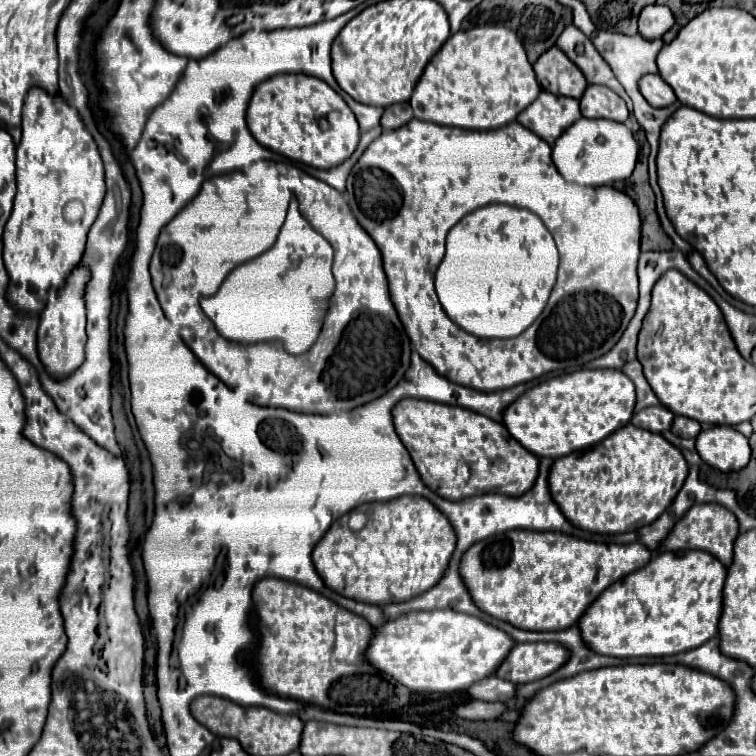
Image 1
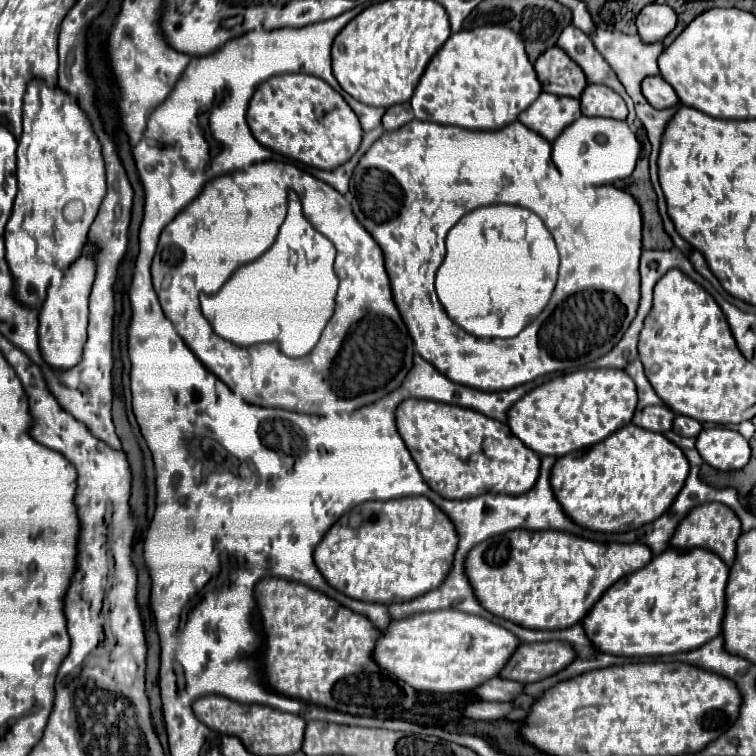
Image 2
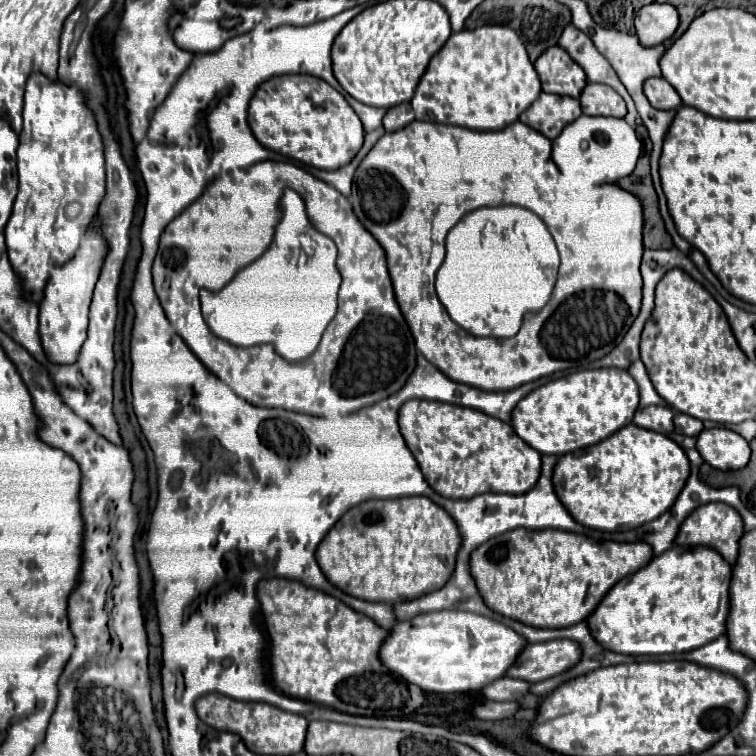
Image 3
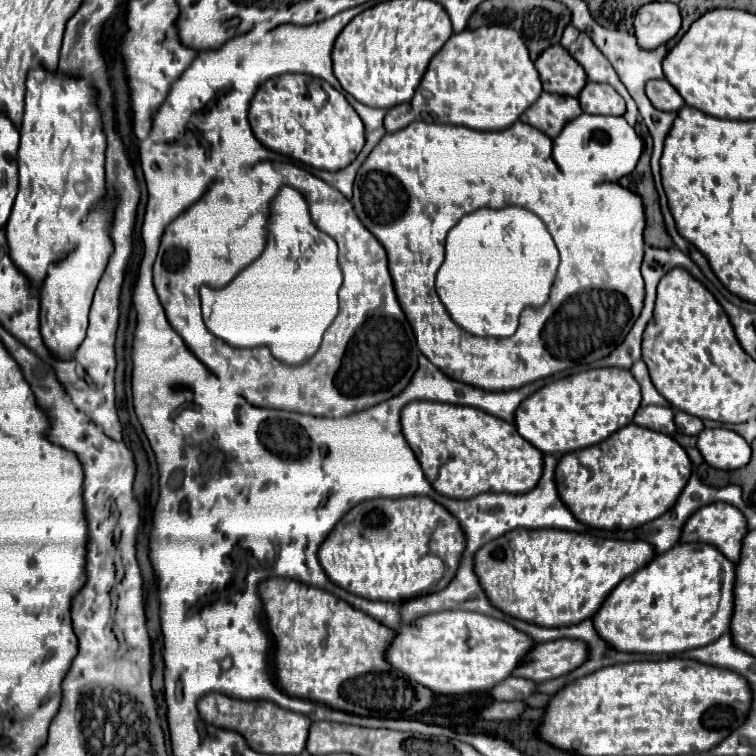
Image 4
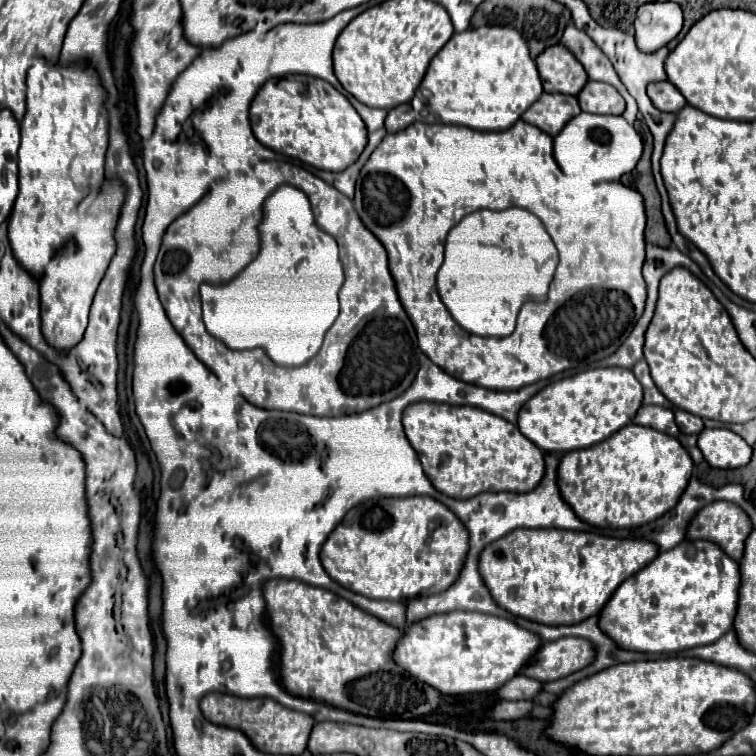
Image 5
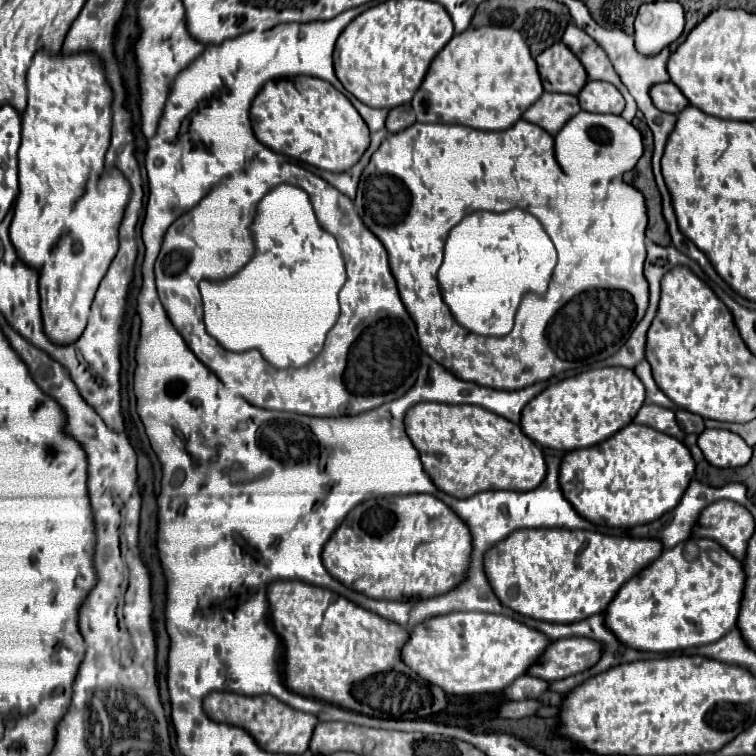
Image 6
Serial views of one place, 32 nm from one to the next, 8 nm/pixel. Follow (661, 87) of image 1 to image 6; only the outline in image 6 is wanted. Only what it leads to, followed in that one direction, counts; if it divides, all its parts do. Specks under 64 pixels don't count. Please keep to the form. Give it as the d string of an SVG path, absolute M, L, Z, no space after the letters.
M662 82L662 84L654 84L650 88L650 96L652 102L658 110L662 112L670 112L670 114L678 114L688 106L688 100L684 98L684 94L672 84L672 82Z

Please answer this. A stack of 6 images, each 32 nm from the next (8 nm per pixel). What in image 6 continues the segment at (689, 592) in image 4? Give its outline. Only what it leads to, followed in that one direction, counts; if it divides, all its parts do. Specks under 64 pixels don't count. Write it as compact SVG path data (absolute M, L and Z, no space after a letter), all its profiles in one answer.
M692 538L676 548L664 550L650 566L632 576L616 592L614 600L604 610L606 628L626 646L644 652L674 652L692 646L704 646L720 640L736 628L744 590L744 568L742 562L732 558L718 542L706 538Z

